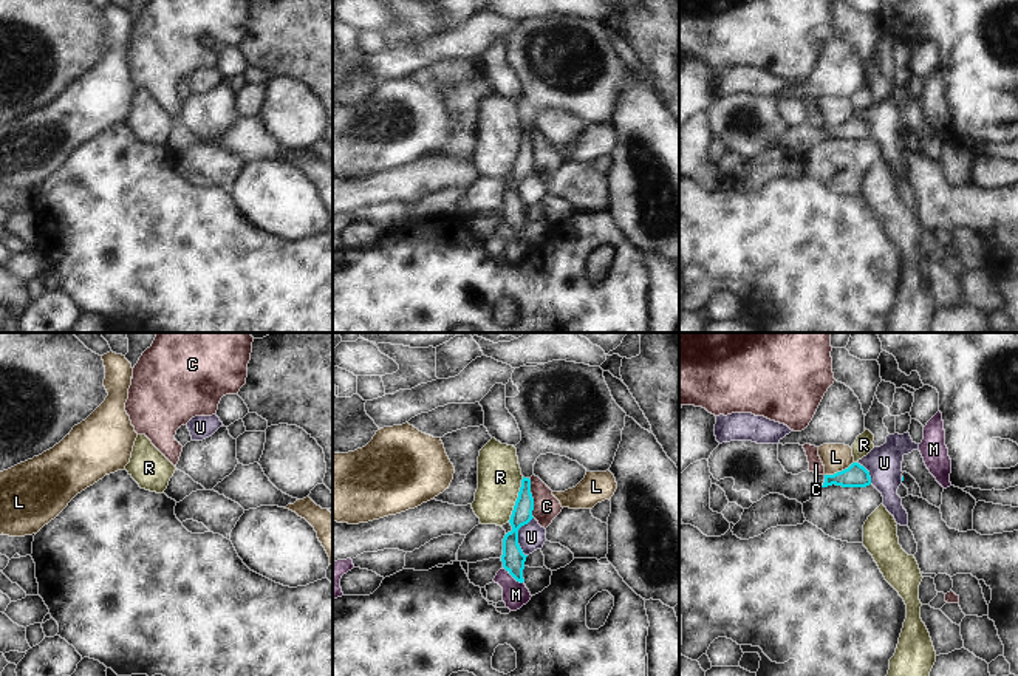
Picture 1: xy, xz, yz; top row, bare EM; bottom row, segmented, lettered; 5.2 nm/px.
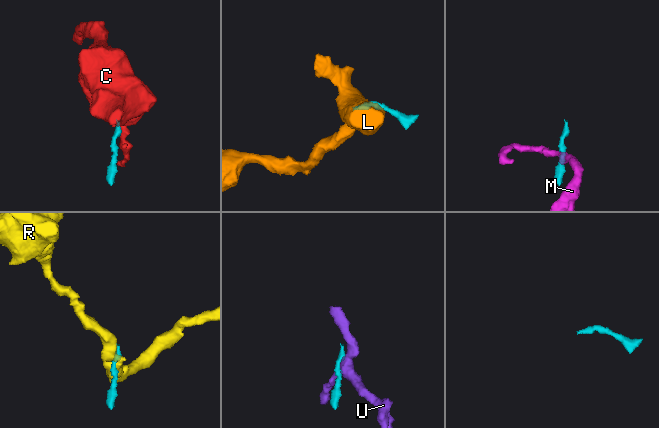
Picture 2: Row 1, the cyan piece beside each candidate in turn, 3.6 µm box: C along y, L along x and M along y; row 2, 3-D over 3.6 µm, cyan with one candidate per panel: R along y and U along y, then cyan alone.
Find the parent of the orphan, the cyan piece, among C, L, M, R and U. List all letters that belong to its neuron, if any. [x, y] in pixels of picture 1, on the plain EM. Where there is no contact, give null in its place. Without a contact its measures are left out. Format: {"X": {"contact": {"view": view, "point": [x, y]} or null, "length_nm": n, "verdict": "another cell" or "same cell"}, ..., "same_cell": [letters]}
{"C": {"contact": {"view": "xz", "point": [532, 152]}, "length_nm": 220, "verdict": "another cell"}, "L": {"contact": {"view": "yz", "point": [839, 126]}, "length_nm": 170, "verdict": "another cell"}, "M": {"contact": {"view": "xz", "point": [512, 229]}, "length_nm": 140, "verdict": "another cell"}, "R": {"contact": {"view": "xz", "point": [517, 152]}, "length_nm": 240, "verdict": "another cell"}, "U": {"contact": {"view": "xz", "point": [517, 189]}, "length_nm": 220, "verdict": "another cell"}, "same_cell": []}

